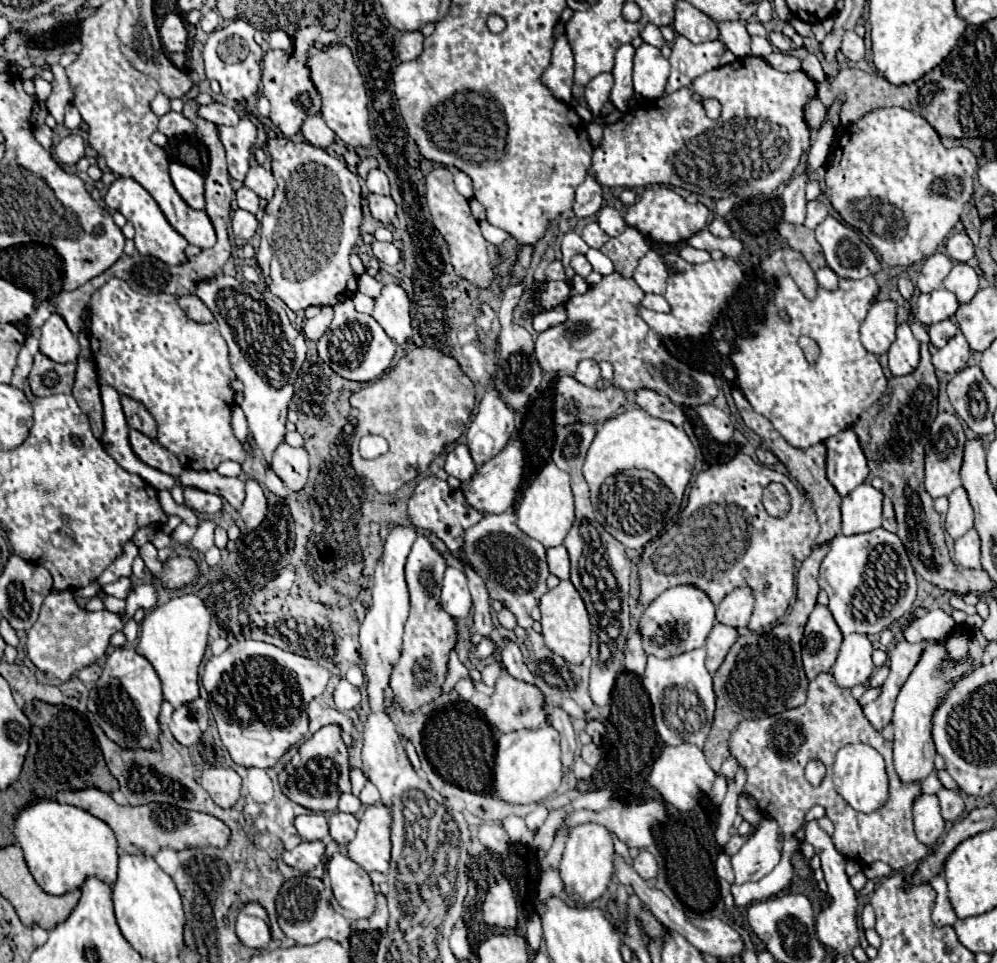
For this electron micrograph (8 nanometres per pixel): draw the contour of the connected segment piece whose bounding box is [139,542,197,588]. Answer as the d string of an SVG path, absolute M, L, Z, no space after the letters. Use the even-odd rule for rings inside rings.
M151 542L139 548L139 556L145 560L149 572L159 578L167 588L183 588L191 584L197 576L197 564L191 558L177 558L175 564L171 564L169 558L167 564L161 564L155 556L155 546Z

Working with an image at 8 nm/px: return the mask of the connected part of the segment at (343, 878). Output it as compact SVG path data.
M337 852L327 862L327 874L331 890L341 906L341 914L349 920L369 918L375 910L375 890L369 874L349 860L349 856Z

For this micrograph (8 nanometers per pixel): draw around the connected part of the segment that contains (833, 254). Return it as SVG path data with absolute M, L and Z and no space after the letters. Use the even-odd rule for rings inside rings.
M827 216L827 220L815 228L815 234L817 242L823 248L829 268L837 276L861 280L867 276L875 276L881 270L877 256L861 240L859 232L843 226L835 218Z

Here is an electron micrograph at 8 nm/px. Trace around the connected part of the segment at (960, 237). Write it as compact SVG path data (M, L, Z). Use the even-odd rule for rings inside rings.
M955 232L947 244L945 244L945 250L947 250L947 256L957 260L957 262L967 262L969 258L973 258L975 254L975 248L973 248L973 242L971 238L965 234L965 232Z

